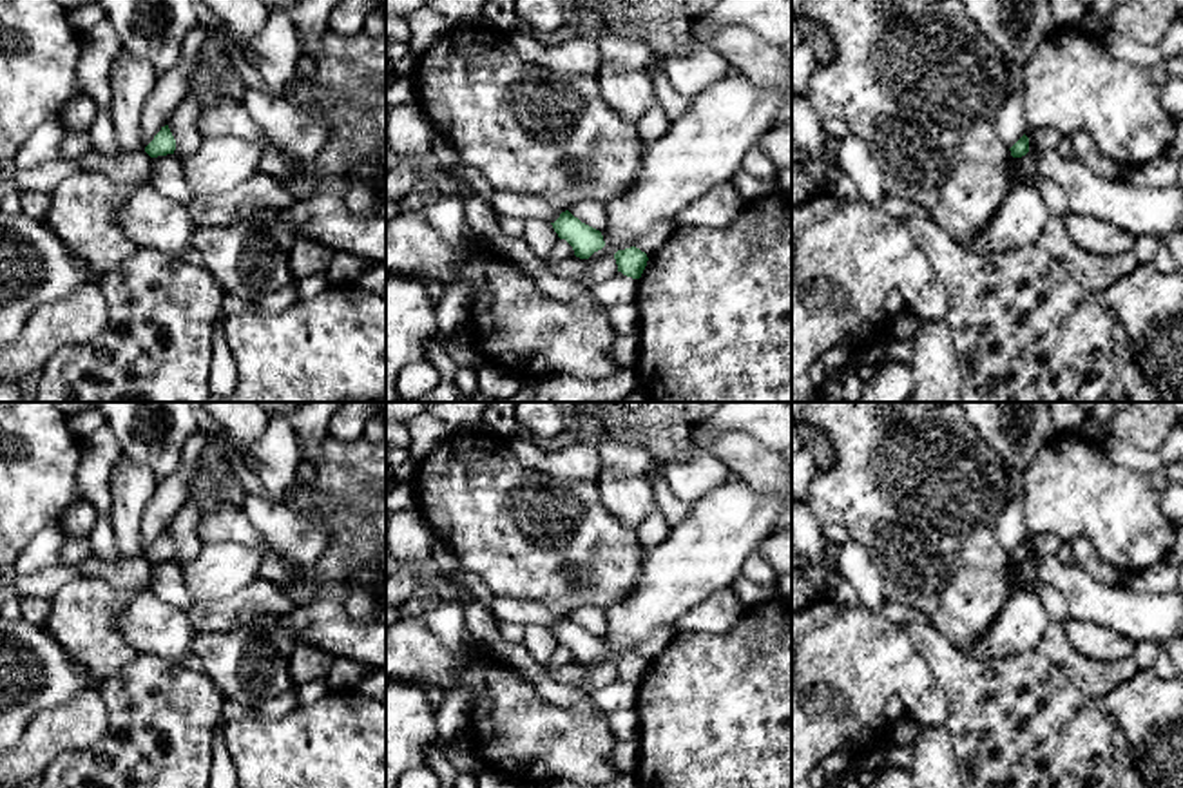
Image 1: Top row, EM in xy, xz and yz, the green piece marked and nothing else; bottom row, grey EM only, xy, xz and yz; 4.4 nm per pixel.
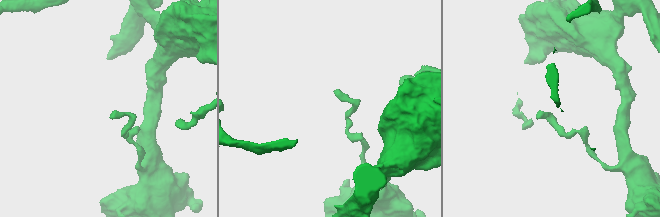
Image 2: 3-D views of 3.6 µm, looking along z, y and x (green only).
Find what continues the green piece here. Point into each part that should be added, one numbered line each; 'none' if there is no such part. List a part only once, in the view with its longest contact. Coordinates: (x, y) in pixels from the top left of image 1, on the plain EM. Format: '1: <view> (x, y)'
none

